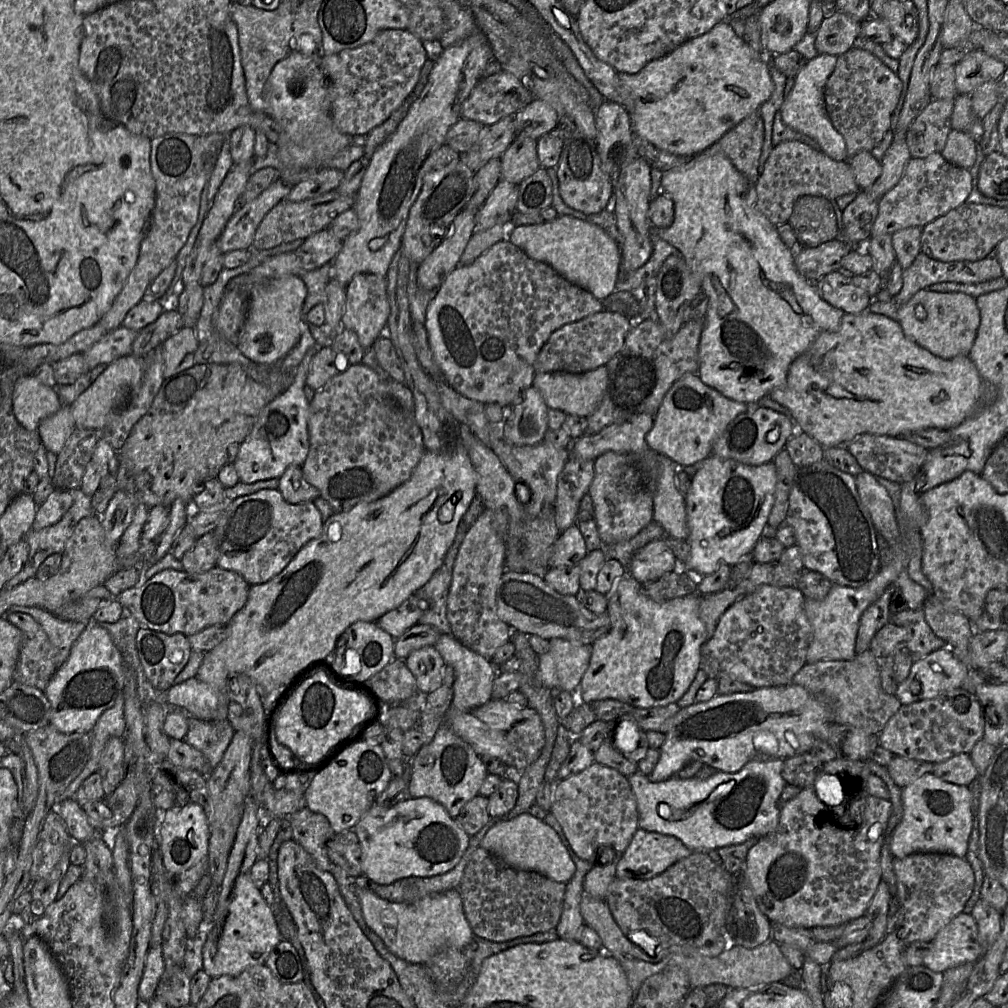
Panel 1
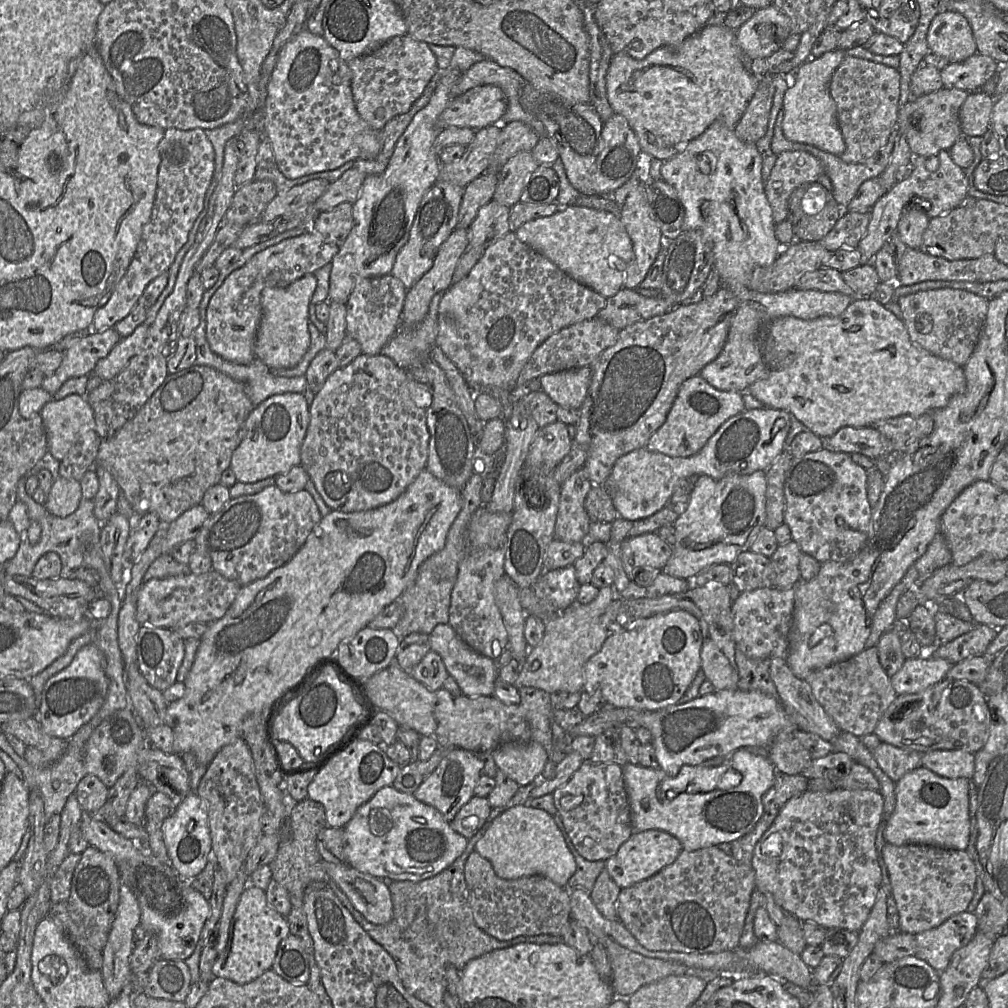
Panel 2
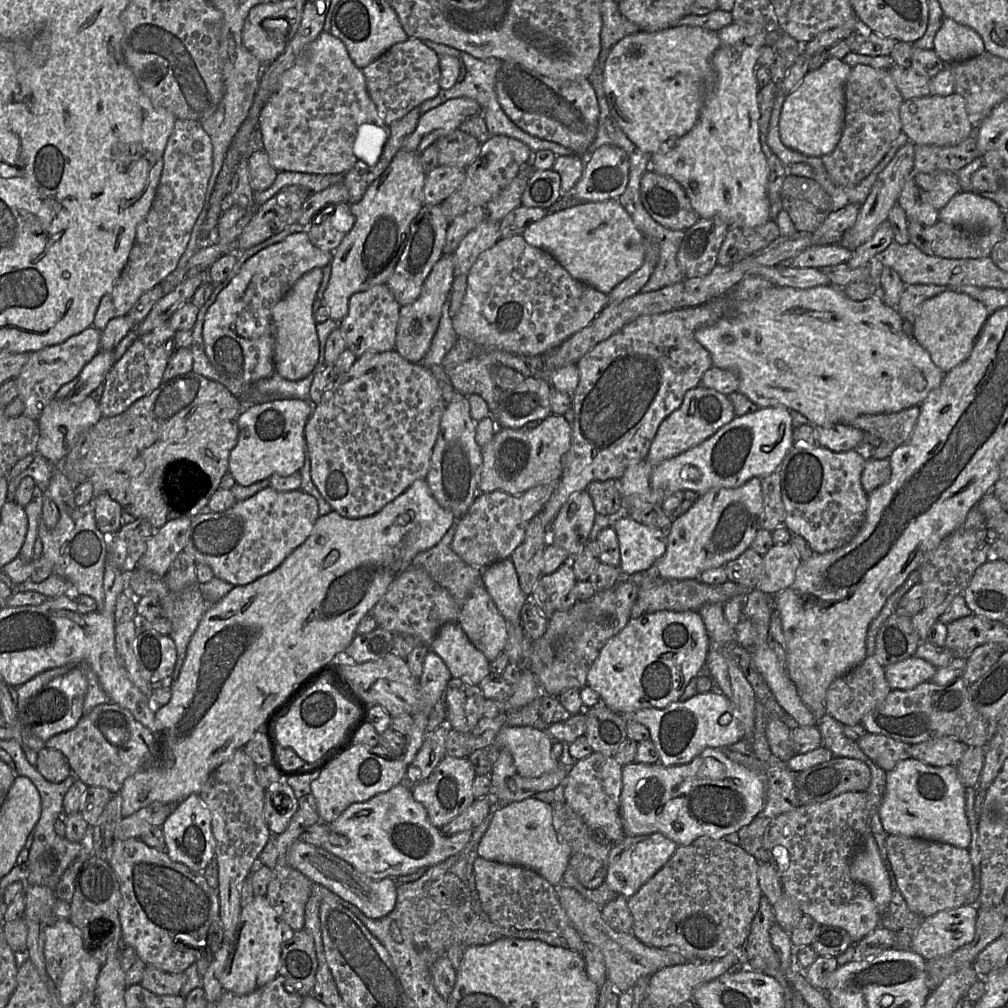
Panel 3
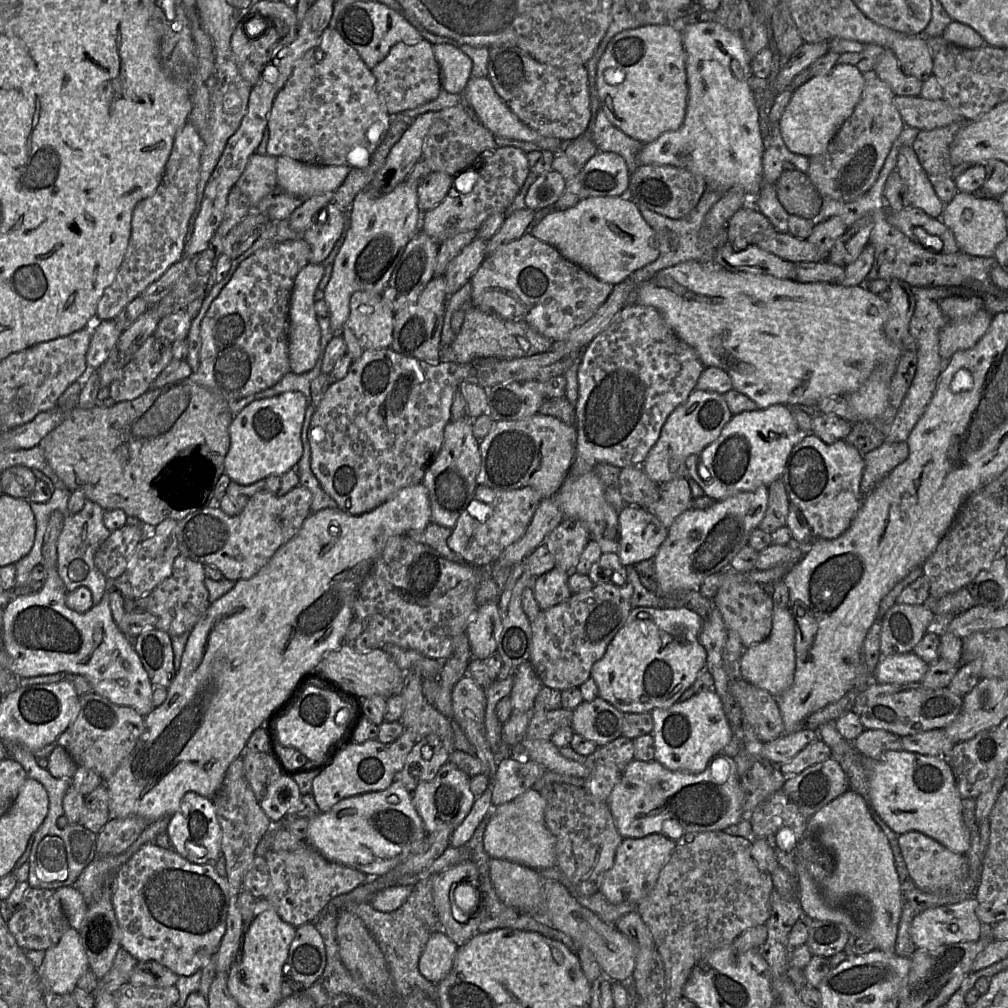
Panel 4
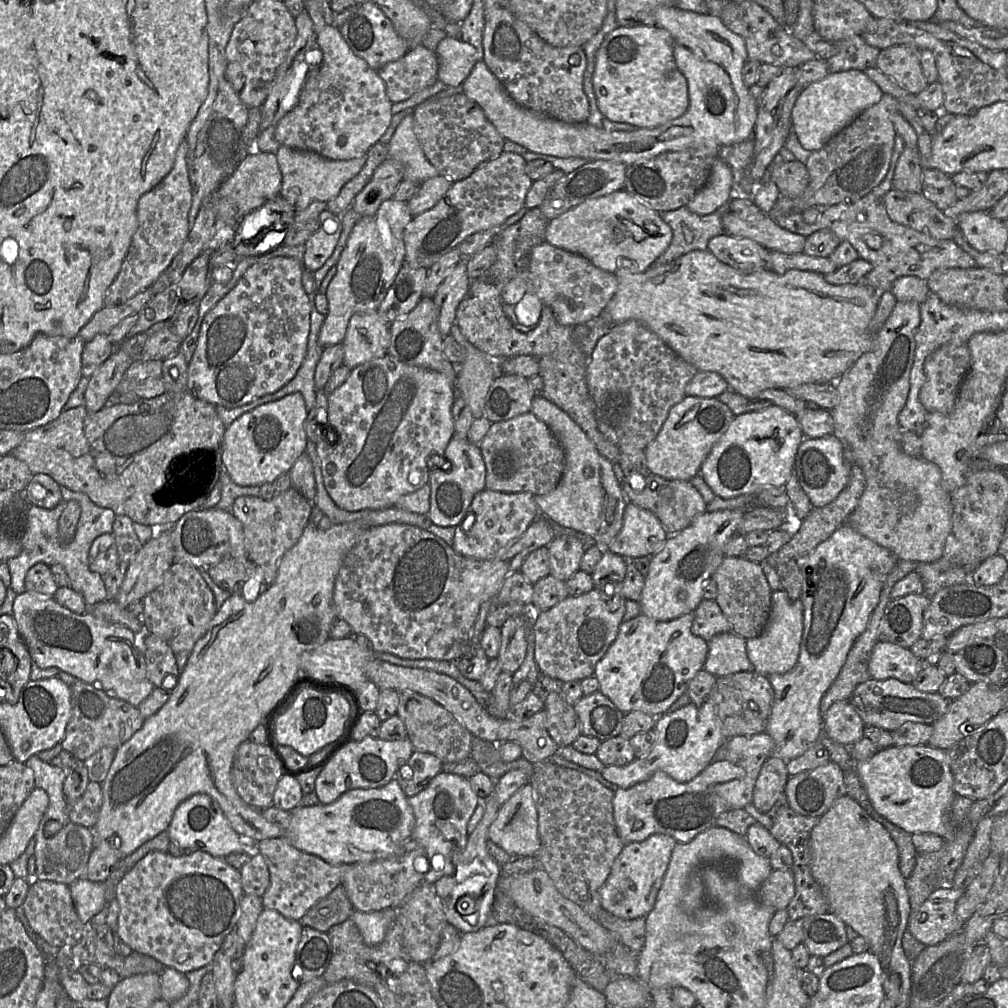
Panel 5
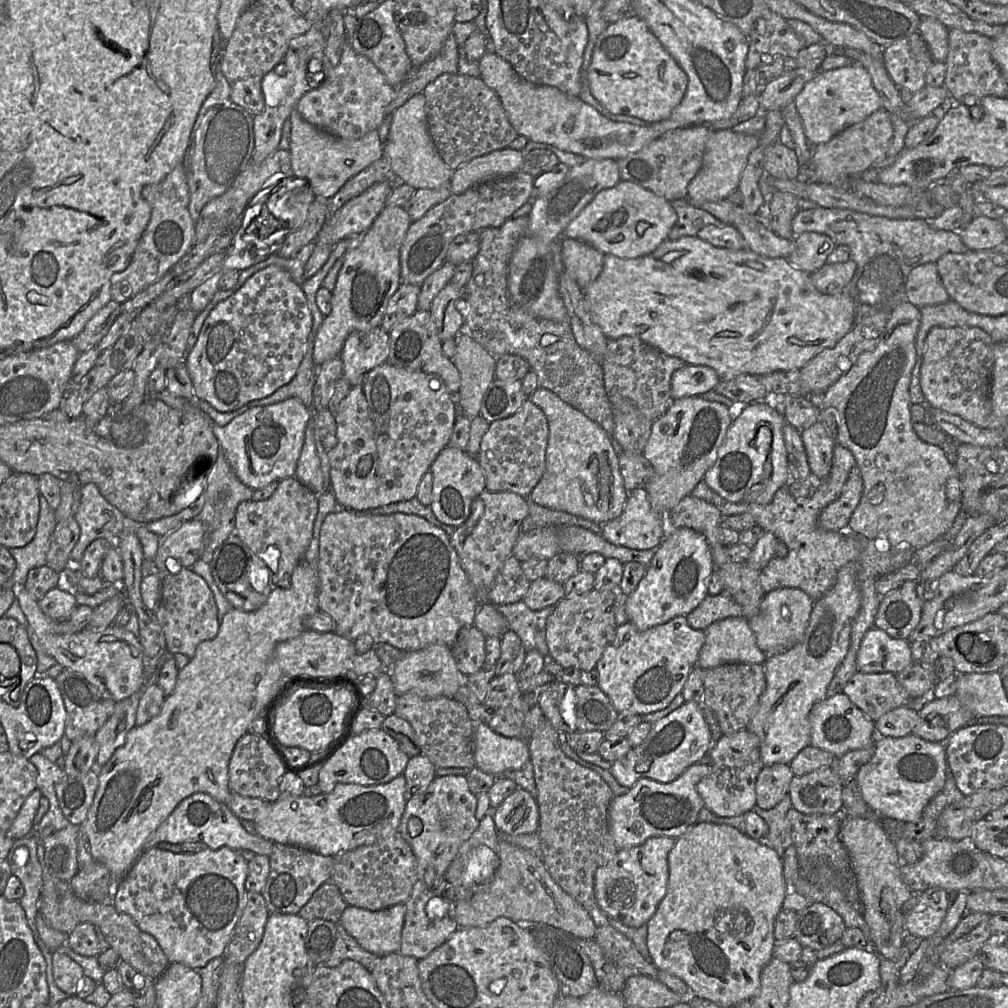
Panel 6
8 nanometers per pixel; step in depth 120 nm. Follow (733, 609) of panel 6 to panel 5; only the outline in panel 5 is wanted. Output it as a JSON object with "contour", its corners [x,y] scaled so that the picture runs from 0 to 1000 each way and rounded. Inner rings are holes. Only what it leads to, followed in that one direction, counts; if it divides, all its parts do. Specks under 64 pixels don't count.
{"contour":[[[696,594],[688,607],[686,627],[702,637],[713,628],[726,626],[726,621],[708,595]]]}

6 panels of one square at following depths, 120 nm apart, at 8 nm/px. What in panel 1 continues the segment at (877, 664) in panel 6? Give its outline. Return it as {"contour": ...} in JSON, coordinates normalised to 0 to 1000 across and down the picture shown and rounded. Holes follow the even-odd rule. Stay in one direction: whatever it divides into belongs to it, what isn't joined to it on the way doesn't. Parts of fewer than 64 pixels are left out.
{"contour":[[[935,642],[918,651],[908,653],[900,673],[890,680],[888,690],[895,699],[928,692],[938,686],[953,682],[960,665],[961,662],[949,652],[943,643]]]}

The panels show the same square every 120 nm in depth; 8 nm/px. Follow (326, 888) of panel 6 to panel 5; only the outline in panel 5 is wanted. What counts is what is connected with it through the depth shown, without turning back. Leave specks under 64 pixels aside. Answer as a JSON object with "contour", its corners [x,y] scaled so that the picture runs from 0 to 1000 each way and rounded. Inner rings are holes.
{"contour":[[[336,878],[309,900],[297,914],[300,919],[323,926],[329,919],[344,913],[351,903],[342,881]]]}

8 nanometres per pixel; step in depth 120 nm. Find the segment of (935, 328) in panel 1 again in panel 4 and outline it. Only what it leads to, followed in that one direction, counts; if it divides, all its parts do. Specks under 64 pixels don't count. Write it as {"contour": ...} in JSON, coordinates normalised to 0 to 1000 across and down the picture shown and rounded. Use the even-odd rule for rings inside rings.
{"contour":[[[970,293],[938,295],[933,299],[932,305],[940,315],[939,322],[932,331],[932,351],[937,358],[940,358],[948,349],[964,345],[975,334],[984,313],[978,309]]]}

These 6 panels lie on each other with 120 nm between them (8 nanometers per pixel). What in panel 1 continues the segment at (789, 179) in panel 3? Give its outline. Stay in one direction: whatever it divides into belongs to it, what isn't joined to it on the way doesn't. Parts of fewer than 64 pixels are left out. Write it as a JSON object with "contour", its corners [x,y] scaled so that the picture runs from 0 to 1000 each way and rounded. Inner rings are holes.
{"contour":[[[817,194],[792,196],[782,220],[788,227],[793,245],[810,245],[832,236],[827,202]]]}

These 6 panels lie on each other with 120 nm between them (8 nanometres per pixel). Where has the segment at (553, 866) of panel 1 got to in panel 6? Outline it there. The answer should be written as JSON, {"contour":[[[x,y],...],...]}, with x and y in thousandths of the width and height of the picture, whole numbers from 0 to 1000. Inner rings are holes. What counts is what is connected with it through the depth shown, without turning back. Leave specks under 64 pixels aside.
{"contour":[[[513,782],[491,804],[488,804],[496,827],[516,828],[534,824],[535,803],[532,793],[522,784]]]}

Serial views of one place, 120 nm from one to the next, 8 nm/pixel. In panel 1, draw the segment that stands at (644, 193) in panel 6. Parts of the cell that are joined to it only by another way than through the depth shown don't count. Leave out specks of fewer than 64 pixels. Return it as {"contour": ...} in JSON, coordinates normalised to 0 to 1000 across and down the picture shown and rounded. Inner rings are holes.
{"contour":[[[558,213],[544,221],[504,225],[502,236],[525,256],[545,263],[563,279],[584,289],[594,298],[599,298],[611,288],[616,248],[590,222]]]}

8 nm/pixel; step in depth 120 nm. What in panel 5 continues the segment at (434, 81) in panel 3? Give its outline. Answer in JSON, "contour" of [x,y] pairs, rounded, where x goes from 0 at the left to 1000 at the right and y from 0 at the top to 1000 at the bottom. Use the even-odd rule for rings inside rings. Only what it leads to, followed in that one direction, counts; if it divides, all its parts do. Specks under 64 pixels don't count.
{"contour":[[[418,44],[399,58],[380,65],[375,73],[382,82],[386,99],[391,103],[431,84],[435,79],[435,69],[432,52]]]}

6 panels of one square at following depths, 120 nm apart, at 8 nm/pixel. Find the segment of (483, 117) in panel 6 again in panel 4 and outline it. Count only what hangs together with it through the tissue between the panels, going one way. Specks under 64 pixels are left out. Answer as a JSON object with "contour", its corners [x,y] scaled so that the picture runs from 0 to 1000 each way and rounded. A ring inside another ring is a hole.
{"contour":[[[461,103],[440,107],[433,111],[419,145],[419,158],[428,171],[440,171],[449,177],[467,167],[483,150],[493,147],[491,135],[466,110]]]}

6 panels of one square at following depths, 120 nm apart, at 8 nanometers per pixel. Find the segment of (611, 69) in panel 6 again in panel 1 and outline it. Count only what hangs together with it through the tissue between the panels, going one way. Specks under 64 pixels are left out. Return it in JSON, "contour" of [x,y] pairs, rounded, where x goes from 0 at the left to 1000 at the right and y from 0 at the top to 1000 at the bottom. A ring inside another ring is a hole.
{"contour":[[[722,20],[711,23],[699,34],[682,40],[664,54],[643,62],[634,71],[630,73],[613,72],[613,77],[617,85],[624,91],[628,98],[628,110],[624,114],[629,132],[640,137],[652,147],[675,155],[692,154],[697,149],[704,146],[735,119],[746,111],[751,110],[754,105],[762,99],[768,88],[761,63],[749,56],[738,38],[729,33]]]}

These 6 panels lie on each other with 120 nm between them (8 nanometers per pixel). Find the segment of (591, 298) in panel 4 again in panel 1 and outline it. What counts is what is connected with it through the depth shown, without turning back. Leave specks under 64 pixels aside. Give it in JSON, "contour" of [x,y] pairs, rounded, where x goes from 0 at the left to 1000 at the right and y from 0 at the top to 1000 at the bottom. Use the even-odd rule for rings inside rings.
{"contour":[[[502,236],[486,245],[468,262],[463,264],[455,263],[442,275],[433,294],[425,303],[421,324],[425,331],[425,339],[431,357],[438,367],[443,380],[451,388],[478,401],[493,400],[503,406],[515,396],[524,384],[529,383],[529,375],[532,371],[530,358],[546,332],[562,321],[573,318],[597,308],[599,308],[599,304],[596,298],[590,296],[584,289],[563,279],[545,263],[525,256],[517,247]]]}

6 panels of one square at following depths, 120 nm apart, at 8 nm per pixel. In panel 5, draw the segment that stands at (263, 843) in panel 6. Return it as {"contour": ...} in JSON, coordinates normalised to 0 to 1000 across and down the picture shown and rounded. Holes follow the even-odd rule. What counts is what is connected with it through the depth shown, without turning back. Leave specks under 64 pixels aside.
{"contour":[[[192,788],[179,797],[166,824],[169,835],[180,841],[202,844],[215,851],[223,851],[228,846],[245,846],[249,850],[258,846],[256,835],[243,832],[233,825],[214,794],[205,788]],[[117,856],[103,875],[77,872],[68,878],[74,903],[82,917],[88,918],[92,909],[106,901],[108,895],[114,891],[116,877],[126,865],[126,861],[119,860]]]}

